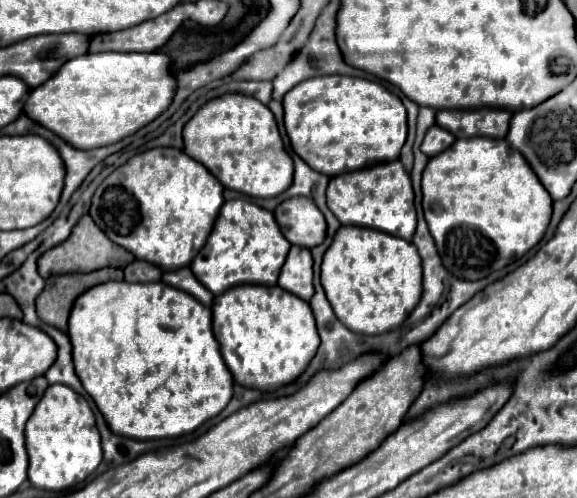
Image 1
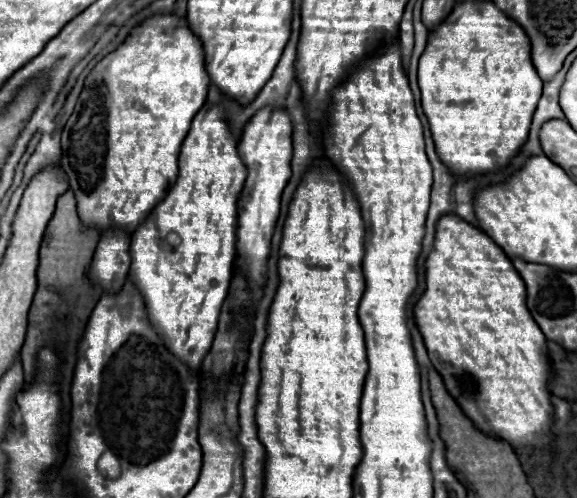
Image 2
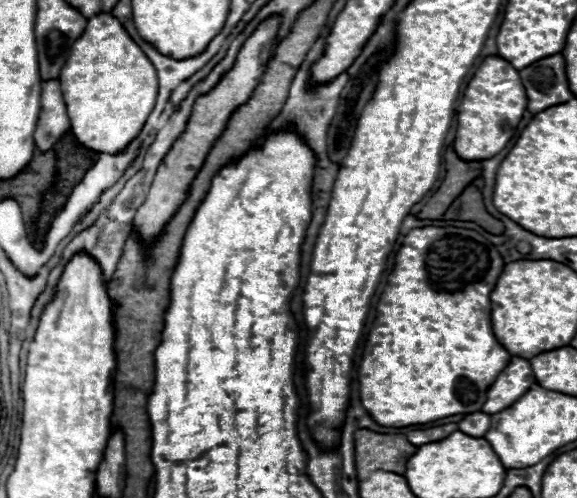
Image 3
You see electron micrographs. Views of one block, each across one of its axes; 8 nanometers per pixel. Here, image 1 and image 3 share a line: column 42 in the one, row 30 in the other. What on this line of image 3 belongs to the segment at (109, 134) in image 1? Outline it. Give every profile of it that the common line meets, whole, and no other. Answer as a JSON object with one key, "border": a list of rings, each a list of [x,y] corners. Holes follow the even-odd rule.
{"border":[[[98,14],[88,20],[58,80],[76,140],[94,152],[108,154],[122,150],[142,130],[158,94],[152,62],[112,14]]]}

